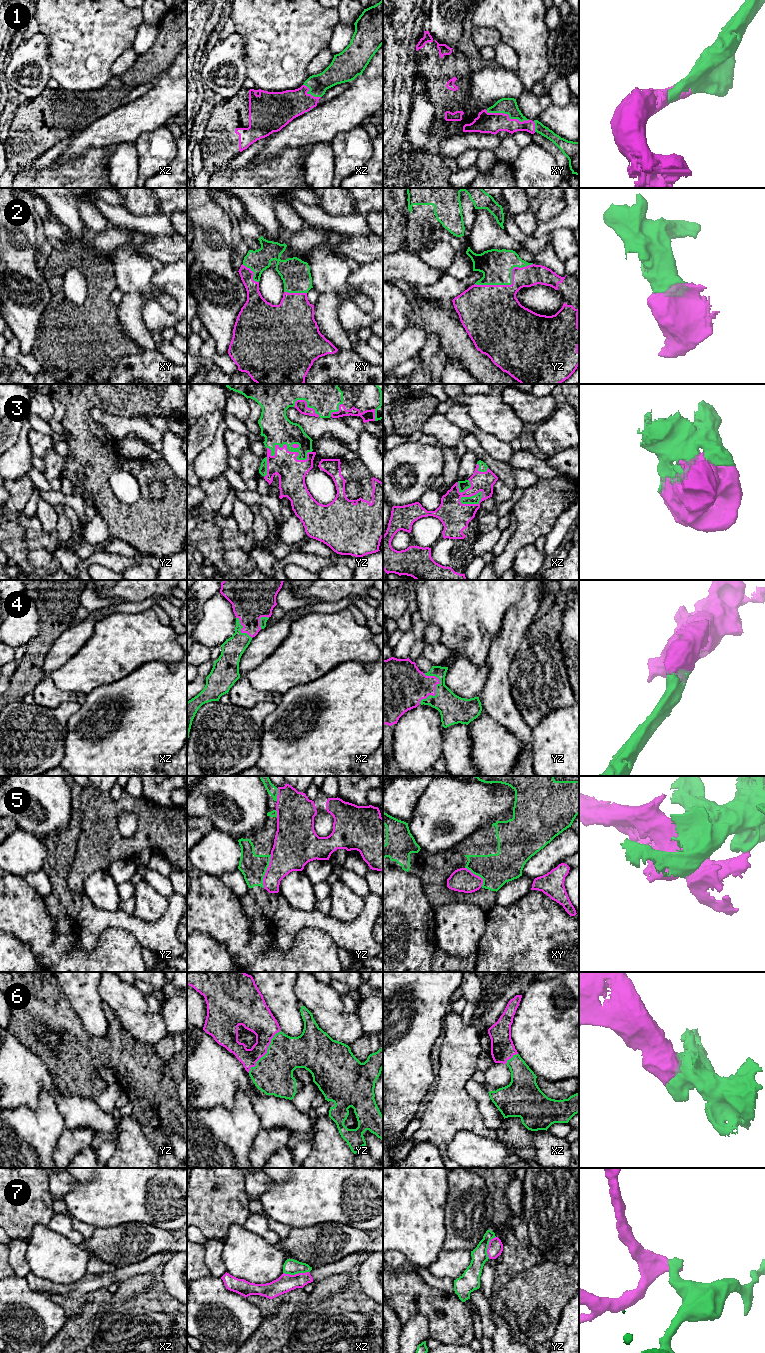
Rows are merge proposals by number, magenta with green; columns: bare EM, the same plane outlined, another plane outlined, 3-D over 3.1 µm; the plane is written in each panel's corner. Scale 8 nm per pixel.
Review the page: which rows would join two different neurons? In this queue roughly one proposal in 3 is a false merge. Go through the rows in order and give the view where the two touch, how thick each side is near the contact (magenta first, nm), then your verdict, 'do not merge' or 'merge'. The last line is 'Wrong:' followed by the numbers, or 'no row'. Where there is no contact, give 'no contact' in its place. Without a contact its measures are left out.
1: contact in xy; calibres 160 and 130 nm; merge
2: contact in yz; calibres 400 and 260 nm; merge
3: contact in yz; calibres 220 and 240 nm; merge
4: contact in yz; calibres 340 and 220 nm; merge
5: contact in yz; calibres 300 and 200 nm; do not merge
6: contact in yz; calibres 220 and 320 nm; merge
7: contact in xz; calibres 140 and 120 nm; do not merge
Wrong: 5, 7

